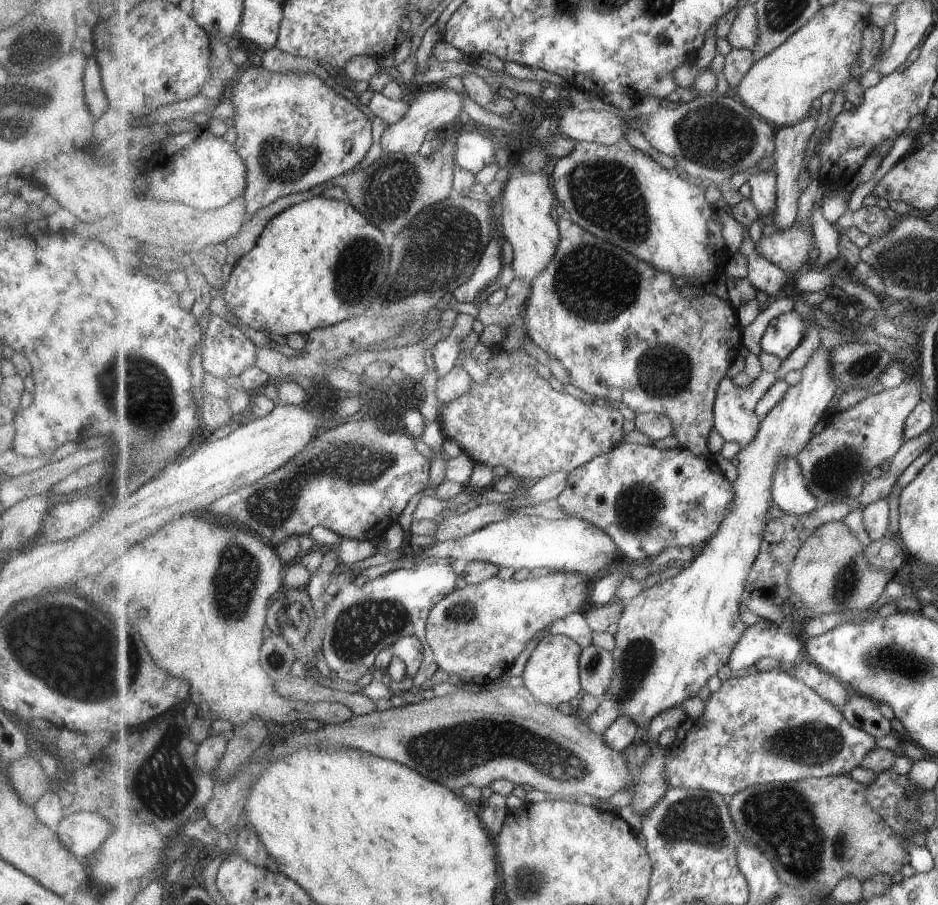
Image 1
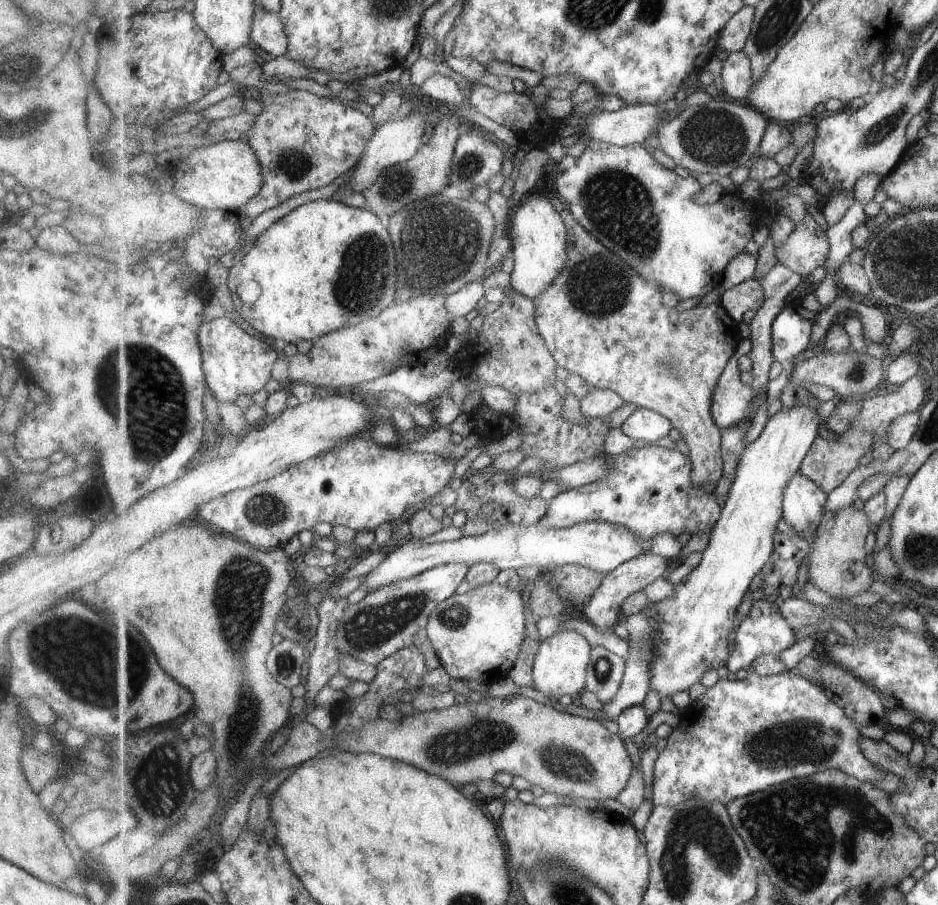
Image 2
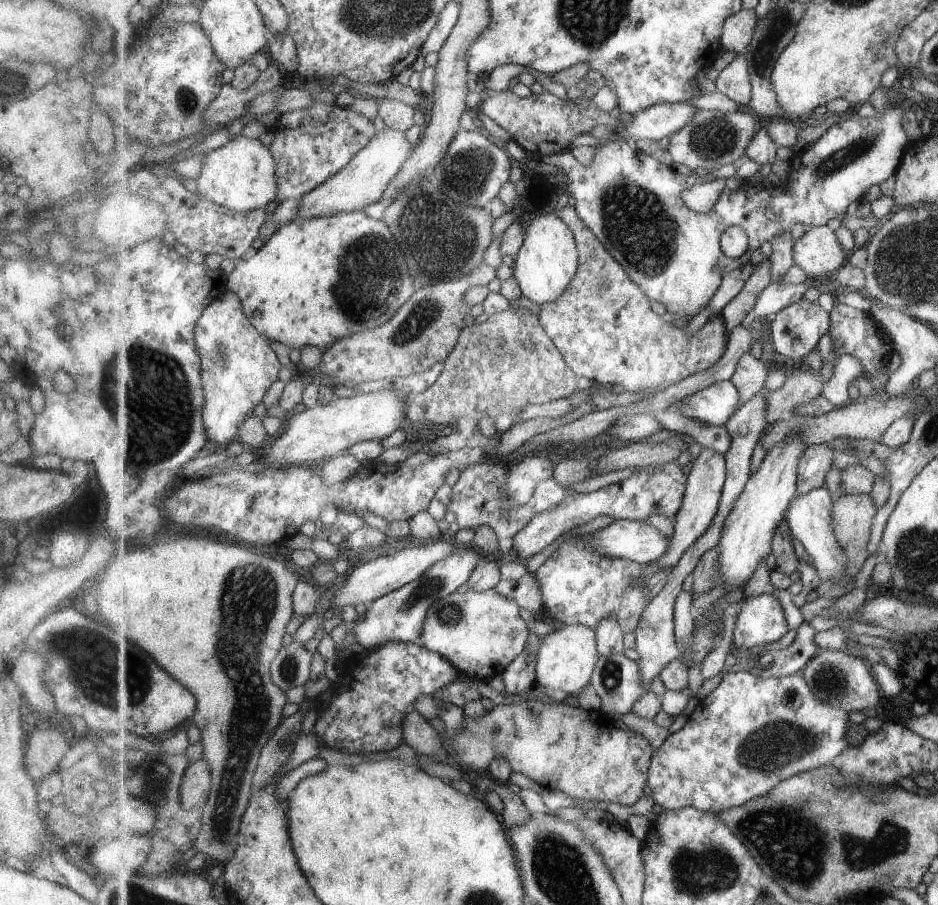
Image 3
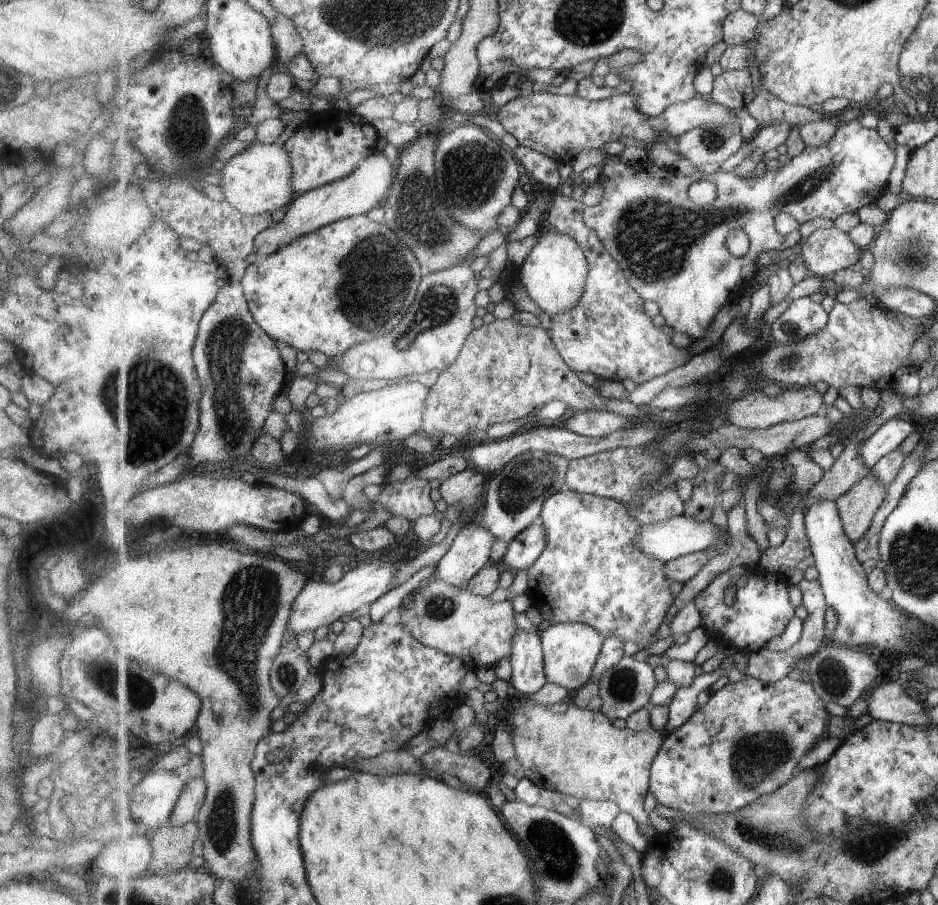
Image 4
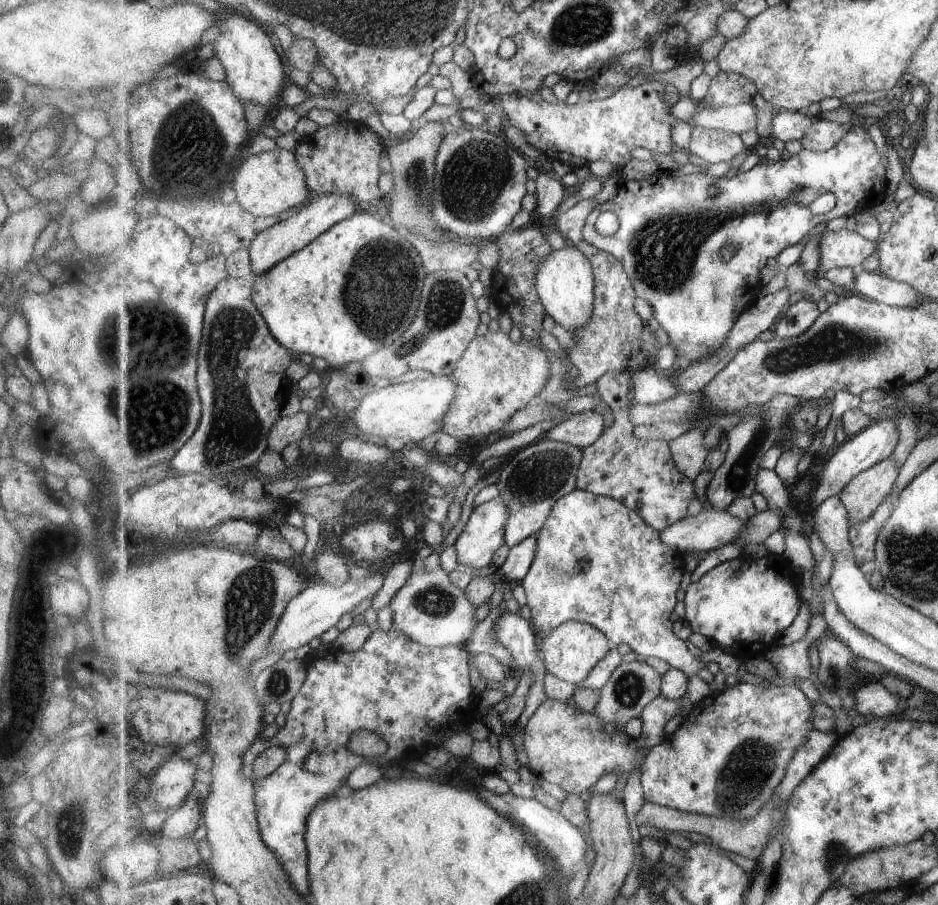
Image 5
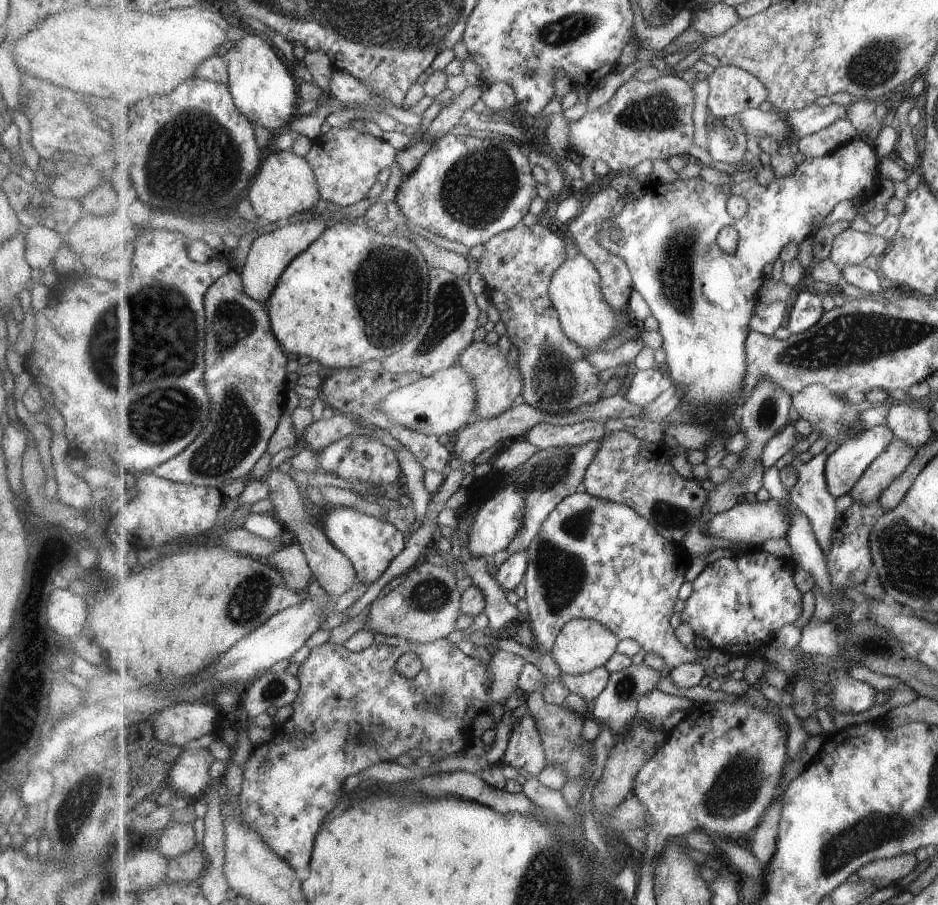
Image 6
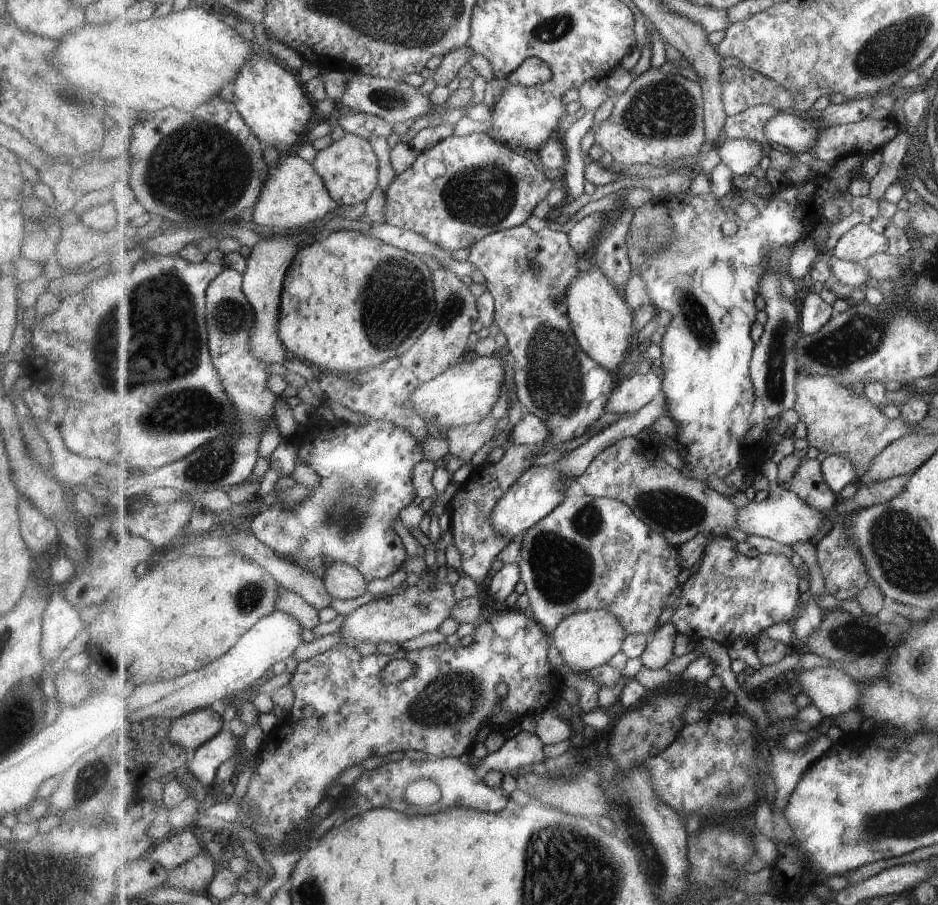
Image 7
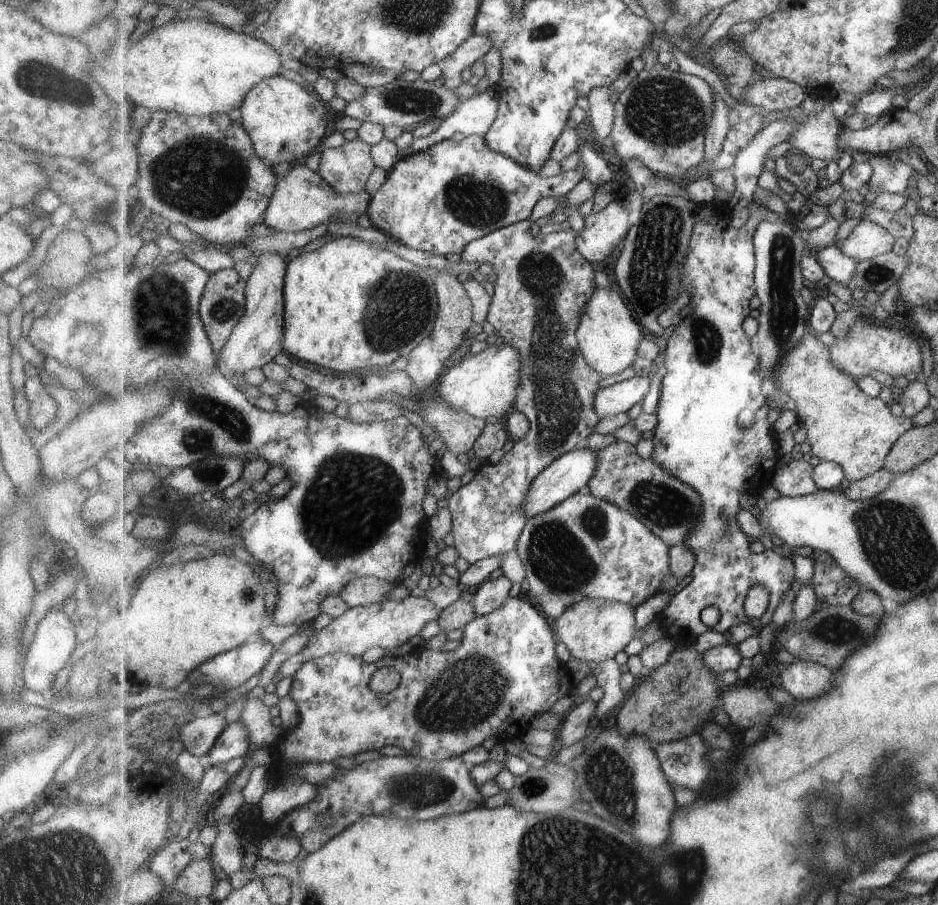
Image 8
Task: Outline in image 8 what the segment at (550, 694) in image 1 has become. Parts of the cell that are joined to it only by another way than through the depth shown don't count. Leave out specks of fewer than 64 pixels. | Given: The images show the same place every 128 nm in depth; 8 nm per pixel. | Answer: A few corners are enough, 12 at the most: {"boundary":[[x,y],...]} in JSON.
{"boundary":[[585,600],[553,622],[572,658],[614,659],[635,638],[635,608]]}

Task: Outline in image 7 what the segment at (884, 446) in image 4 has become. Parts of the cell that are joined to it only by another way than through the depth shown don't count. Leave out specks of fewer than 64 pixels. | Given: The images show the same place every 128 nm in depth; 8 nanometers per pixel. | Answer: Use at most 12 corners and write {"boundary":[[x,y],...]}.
{"boundary":[[828,456],[821,464],[828,486],[839,494],[857,481],[847,456]]}

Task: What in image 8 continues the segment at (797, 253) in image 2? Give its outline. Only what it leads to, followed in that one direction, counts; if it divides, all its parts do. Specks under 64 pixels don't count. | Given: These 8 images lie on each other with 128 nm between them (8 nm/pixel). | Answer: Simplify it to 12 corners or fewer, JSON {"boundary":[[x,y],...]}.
{"boundary":[[868,219],[840,250],[857,262],[892,252],[895,237]]}

